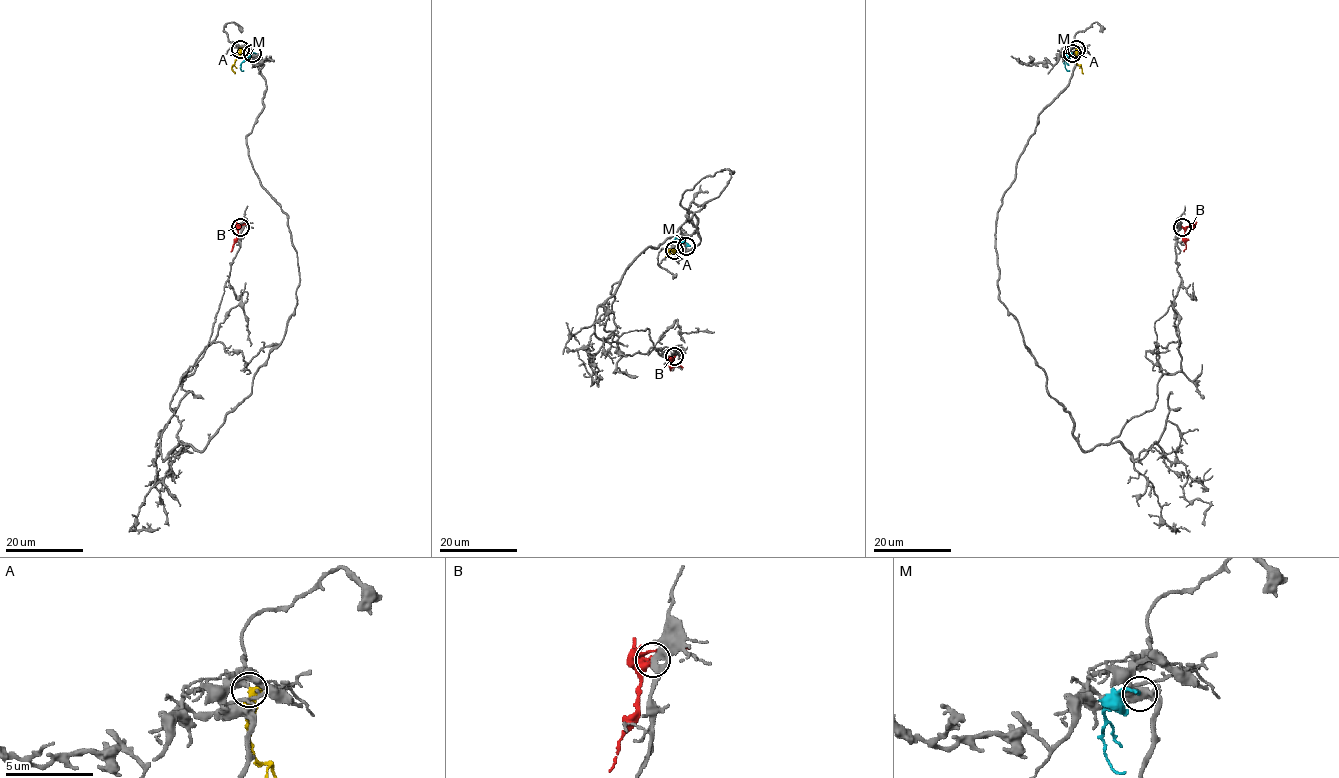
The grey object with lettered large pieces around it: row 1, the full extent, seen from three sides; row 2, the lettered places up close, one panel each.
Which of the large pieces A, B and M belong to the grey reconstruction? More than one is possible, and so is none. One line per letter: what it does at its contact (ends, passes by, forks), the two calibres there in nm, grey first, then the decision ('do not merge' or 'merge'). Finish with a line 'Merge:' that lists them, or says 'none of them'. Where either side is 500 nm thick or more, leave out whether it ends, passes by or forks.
A: calibres 320 and 600 nm; do not merge
B: it ends; calibres 280 and 320 nm; do not merge
M: it ends; calibres 420 and 190 nm; do not merge
Merge: none of them

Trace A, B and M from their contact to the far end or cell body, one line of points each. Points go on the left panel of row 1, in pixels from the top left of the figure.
A: (240, 49), (240, 55), (231, 66), (234, 73)
B: (240, 227), (230, 251)
M: (252, 54), (241, 63), (240, 69), (243, 70)

